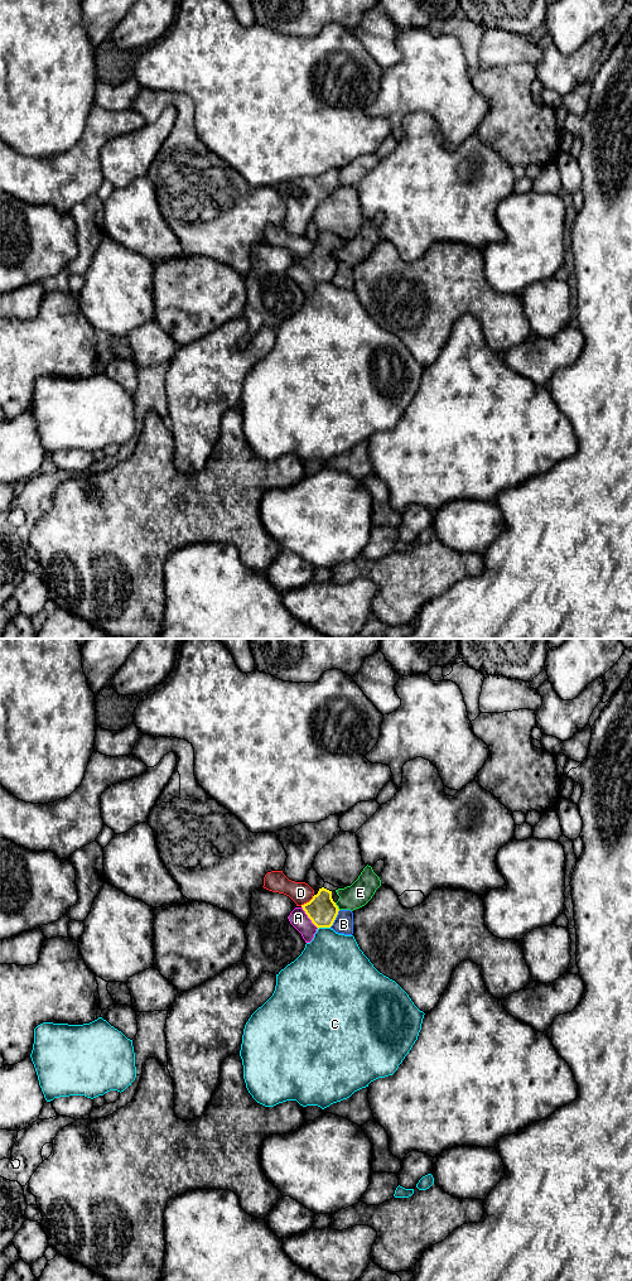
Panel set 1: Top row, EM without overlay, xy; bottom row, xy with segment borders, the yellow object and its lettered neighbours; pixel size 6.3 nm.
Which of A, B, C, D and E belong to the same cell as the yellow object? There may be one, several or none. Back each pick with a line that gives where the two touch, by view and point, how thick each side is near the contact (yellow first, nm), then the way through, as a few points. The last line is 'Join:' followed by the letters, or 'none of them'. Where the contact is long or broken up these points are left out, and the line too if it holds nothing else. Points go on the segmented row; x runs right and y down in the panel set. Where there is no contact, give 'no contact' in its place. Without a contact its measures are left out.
A: meets yellow in xy at (308, 916); 190 nm thick on the yellow side, 120 nm on the other
Join: A

